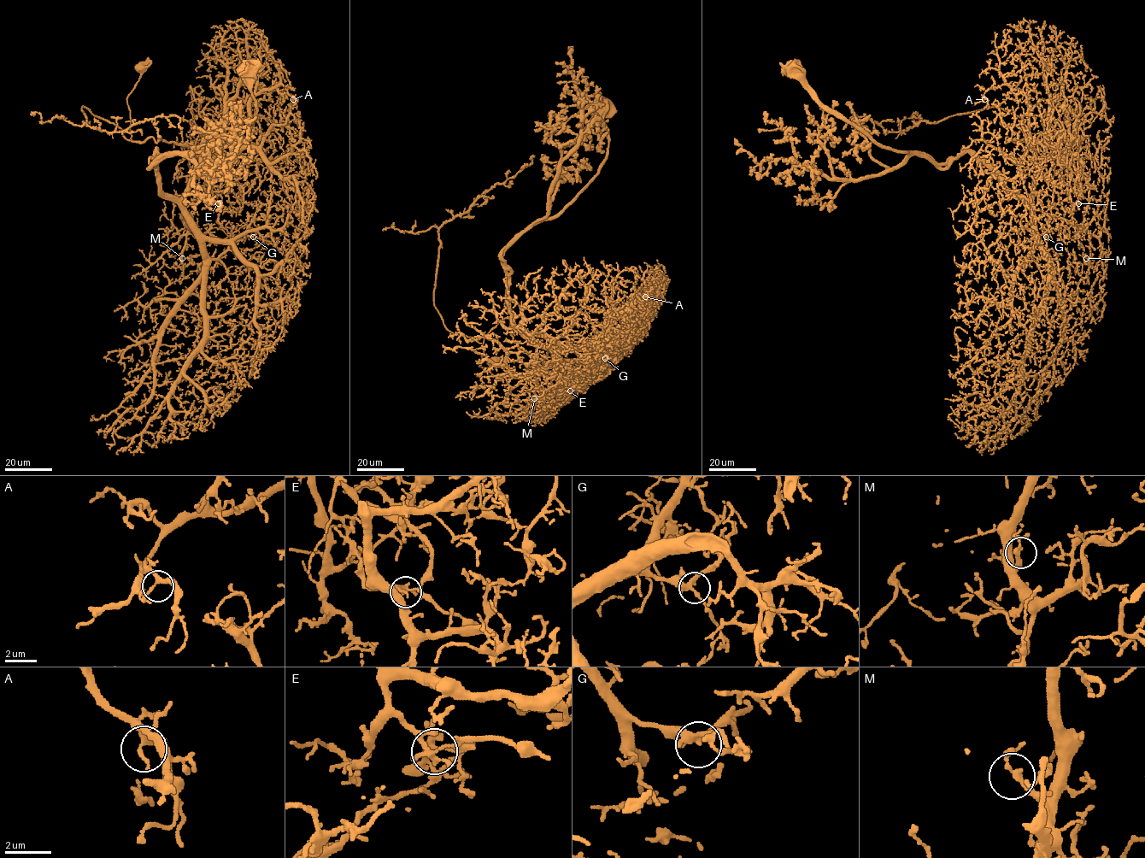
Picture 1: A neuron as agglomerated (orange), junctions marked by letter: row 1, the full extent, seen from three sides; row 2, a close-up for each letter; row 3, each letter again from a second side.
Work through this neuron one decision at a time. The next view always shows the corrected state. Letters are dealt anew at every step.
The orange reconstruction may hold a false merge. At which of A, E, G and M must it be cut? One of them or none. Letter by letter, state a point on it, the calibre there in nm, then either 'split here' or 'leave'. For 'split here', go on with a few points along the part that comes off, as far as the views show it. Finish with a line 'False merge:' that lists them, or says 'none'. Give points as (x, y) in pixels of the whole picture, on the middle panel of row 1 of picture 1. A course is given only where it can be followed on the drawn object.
A: at (645, 296); 240 nm thick; leave
E: at (570, 390); 200 nm thick; split here; foreign part runs (570, 390), (513, 340), (507, 318), (474, 340), (452, 333), (434, 304), (438, 229), (527, 167), (533, 155)
G: at (605, 358); 280 nm thick; leave
M: at (534, 398); 200 nm thick; leave
False merge: E

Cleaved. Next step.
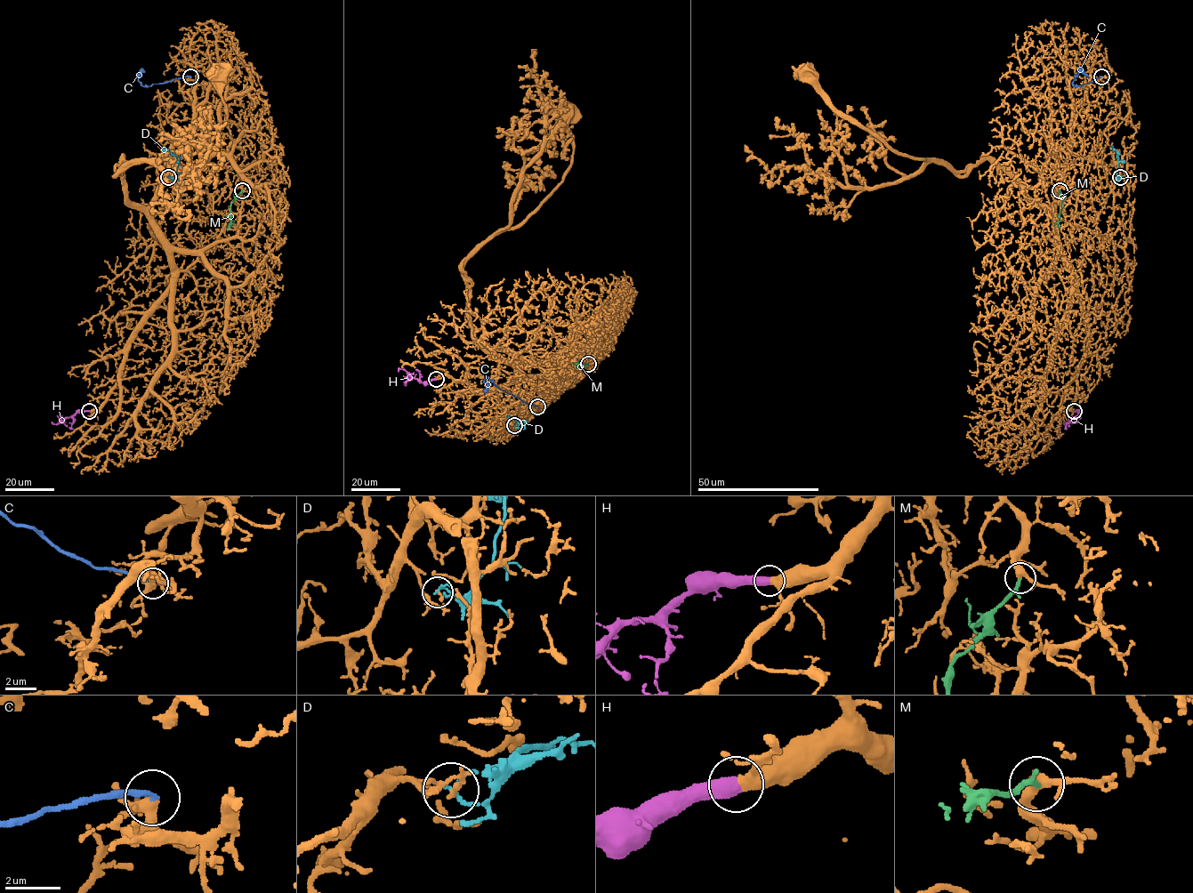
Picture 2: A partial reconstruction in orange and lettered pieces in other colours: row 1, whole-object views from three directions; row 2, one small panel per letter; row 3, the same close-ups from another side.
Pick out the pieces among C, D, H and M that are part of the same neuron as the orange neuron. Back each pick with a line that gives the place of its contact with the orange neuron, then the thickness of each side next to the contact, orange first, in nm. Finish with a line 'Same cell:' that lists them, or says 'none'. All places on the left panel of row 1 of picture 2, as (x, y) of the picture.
H: contact (89, 411); calibres 440 and 550 nm
Same cell: H

